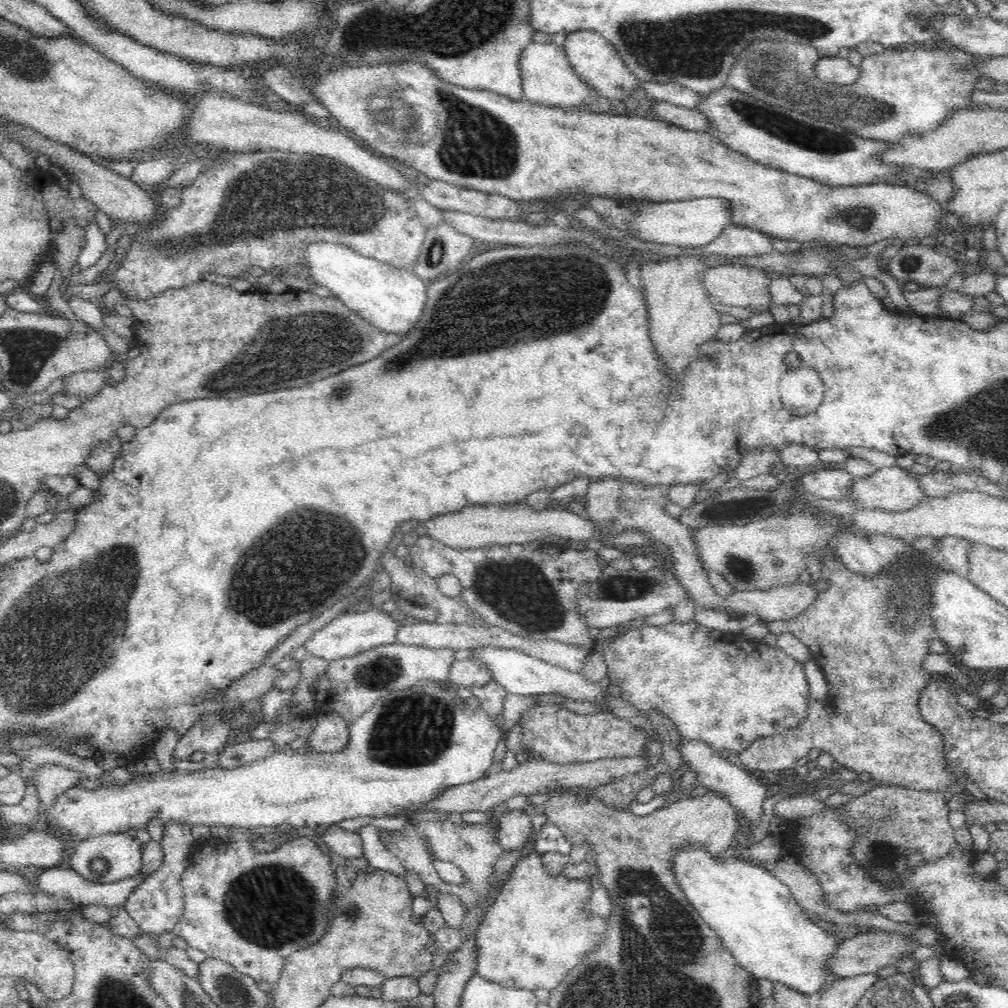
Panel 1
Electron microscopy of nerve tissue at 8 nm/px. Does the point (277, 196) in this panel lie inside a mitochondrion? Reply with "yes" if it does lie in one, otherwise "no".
yes

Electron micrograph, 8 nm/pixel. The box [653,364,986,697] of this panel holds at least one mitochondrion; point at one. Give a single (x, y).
(900, 614)

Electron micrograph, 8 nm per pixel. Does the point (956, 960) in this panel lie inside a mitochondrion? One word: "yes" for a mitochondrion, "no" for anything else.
no

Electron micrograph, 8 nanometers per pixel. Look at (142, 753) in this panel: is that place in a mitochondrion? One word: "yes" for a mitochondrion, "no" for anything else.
no

